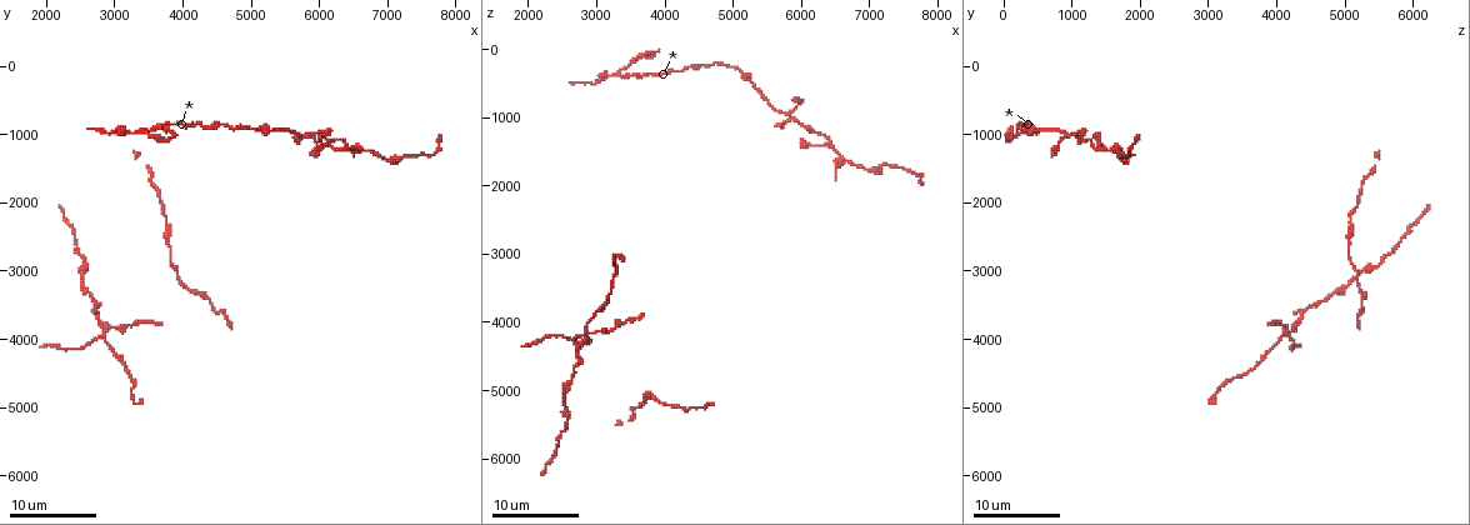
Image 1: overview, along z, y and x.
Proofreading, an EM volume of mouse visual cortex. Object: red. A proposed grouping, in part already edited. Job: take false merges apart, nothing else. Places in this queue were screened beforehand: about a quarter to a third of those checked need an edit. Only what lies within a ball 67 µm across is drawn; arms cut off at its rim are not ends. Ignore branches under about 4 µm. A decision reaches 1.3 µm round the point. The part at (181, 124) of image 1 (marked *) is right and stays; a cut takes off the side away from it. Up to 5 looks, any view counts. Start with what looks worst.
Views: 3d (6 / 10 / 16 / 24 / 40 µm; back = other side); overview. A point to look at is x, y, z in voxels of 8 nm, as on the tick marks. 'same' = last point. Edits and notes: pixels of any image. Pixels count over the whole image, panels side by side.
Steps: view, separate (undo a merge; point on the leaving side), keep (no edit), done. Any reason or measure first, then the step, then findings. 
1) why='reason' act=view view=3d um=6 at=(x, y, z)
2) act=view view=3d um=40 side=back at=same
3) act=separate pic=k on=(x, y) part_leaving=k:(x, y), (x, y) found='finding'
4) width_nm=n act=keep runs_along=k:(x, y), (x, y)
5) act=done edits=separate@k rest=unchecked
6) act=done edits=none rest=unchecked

why='side arm on a straight run' act=view view=3d um=16 at=(3300, 950, 300)

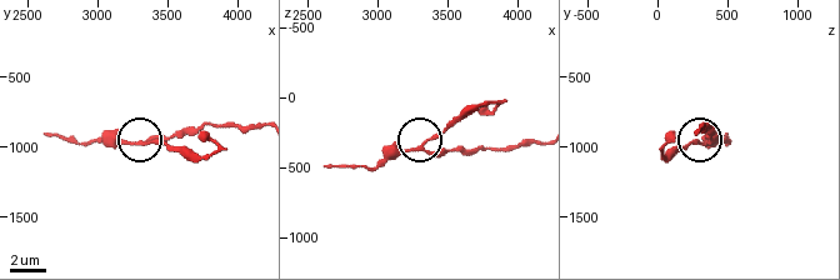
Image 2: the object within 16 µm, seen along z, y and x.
arms=3 act=separate pic=2 on=(166, 149) part_leaving=2:(426, 141), (494, 104), (480, 114) found='a second cell is stuck on'

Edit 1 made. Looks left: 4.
act=view view=3d um=16 at=(5850, 1000, 950)

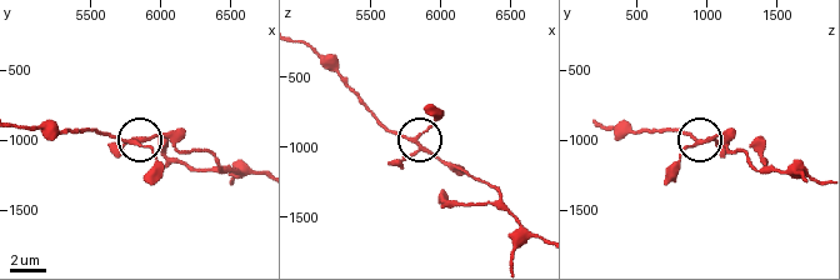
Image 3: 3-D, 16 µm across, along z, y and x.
arms=4 act=keep runs_along=3:(301, 43), (390, 130), (423, 136), (443, 111) found='continuous, no second cell'

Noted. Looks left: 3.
act=view view=3d um=6 at=(2850, 3950, 4150)

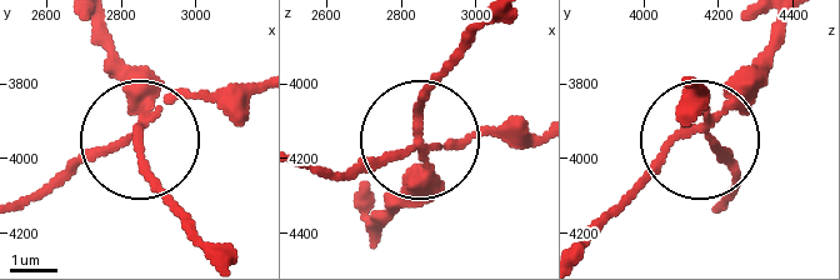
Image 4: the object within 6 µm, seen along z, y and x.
arms=4 act=separate pic=4 on=(206, 95) found='a second cell is stuck on'

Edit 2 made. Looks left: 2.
act=done edits=separate@2,separate@4 rest=unchecked

